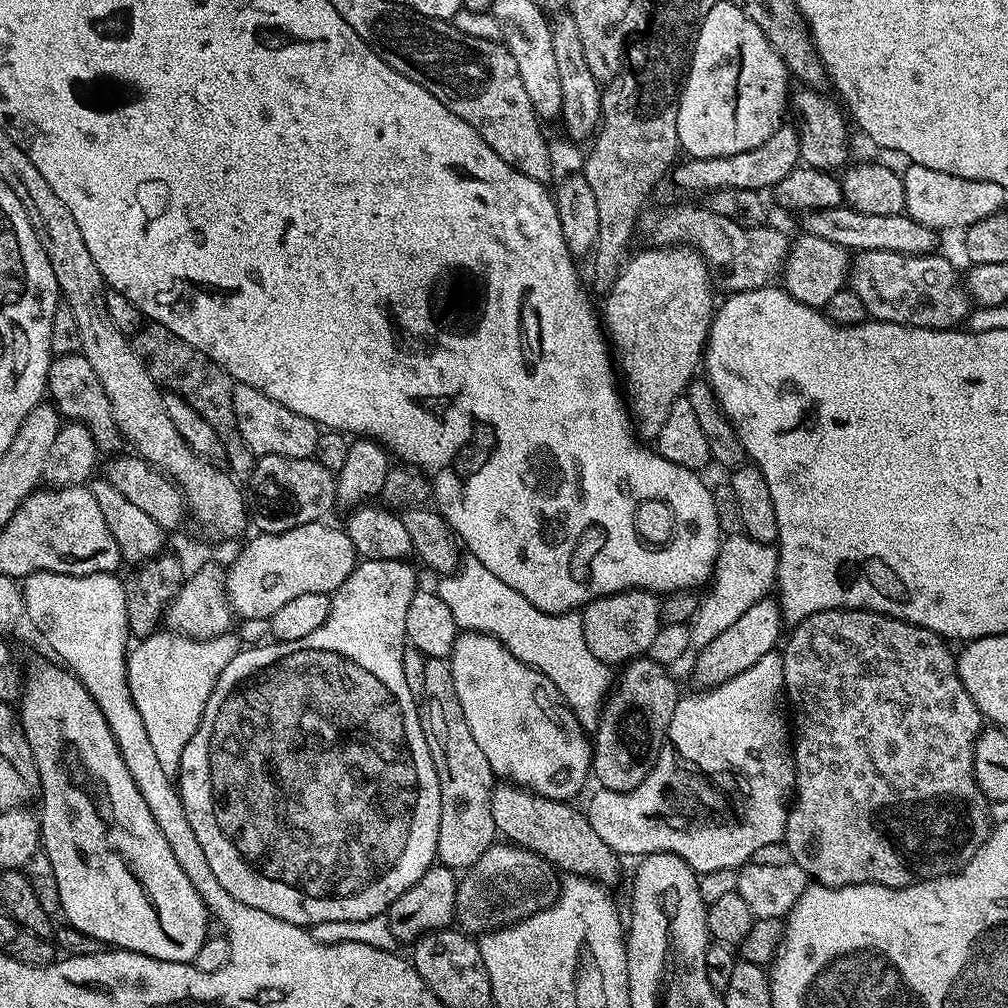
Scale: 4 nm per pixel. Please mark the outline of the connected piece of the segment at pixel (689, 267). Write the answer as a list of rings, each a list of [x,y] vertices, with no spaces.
[[[648,246],[645,252],[638,253],[633,260],[631,257],[625,263],[614,286],[603,297],[602,324],[614,353],[615,367],[622,377],[622,388],[626,393],[635,431],[645,441],[655,441],[670,414],[670,406],[674,406],[674,402],[685,395],[688,385],[701,367],[708,332],[712,329],[712,292],[712,273],[696,249],[687,246]]]

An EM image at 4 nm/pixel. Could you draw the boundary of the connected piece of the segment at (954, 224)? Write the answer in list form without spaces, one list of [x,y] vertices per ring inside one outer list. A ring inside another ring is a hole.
[[[909,163],[908,169],[903,169],[904,189],[906,190],[906,202],[904,212],[914,222],[933,230],[940,228],[957,228],[963,230],[978,222],[982,218],[990,218],[995,212],[1005,207],[1004,196],[1006,190],[998,186],[998,182],[986,182],[985,180],[971,180],[970,178],[958,178],[954,174],[942,174],[942,170],[930,170],[930,166]]]

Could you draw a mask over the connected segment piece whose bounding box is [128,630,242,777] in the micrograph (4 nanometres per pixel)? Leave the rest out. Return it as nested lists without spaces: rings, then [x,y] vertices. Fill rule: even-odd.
[[[157,630],[152,636],[143,637],[137,643],[140,645],[128,653],[130,694],[138,706],[138,714],[142,714],[154,755],[168,776],[179,773],[182,750],[194,738],[222,670],[242,651],[242,643],[234,633],[229,630],[209,640],[195,640],[171,630]]]

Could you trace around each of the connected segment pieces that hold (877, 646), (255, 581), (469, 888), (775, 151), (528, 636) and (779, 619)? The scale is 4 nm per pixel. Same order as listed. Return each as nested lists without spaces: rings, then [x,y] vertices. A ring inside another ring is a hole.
[[[858,608],[826,610],[807,616],[789,632],[792,633],[789,636],[787,633],[782,644],[782,655],[786,700],[792,703],[790,724],[794,729],[794,743],[791,750],[792,761],[796,763],[796,786],[782,842],[790,850],[792,863],[802,866],[804,873],[815,883],[831,888],[851,884],[905,888],[917,878],[946,876],[949,872],[960,871],[986,842],[990,831],[990,802],[980,793],[974,778],[974,746],[982,731],[982,717],[974,698],[970,698],[970,694],[966,694],[966,686],[962,686],[962,678],[956,669],[956,656],[948,649],[951,647],[944,637],[905,620],[895,620],[880,612],[862,612]]]
[[[317,522],[298,526],[294,530],[285,532],[261,532],[253,535],[253,540],[241,550],[232,565],[227,565],[224,577],[224,589],[228,595],[228,605],[233,613],[244,620],[267,621],[286,602],[298,598],[302,594],[329,594],[338,590],[346,578],[355,570],[358,557],[354,546],[350,542],[347,531],[343,527],[331,528],[328,522]]]
[[[496,842],[459,877],[455,923],[469,934],[506,928],[548,908],[556,901],[557,891],[558,876],[547,860],[517,844]]]
[[[784,122],[762,146],[754,146],[754,150],[746,150],[742,154],[723,156],[722,158],[706,158],[705,160],[685,159],[677,163],[670,173],[673,180],[684,192],[705,192],[711,194],[721,188],[737,188],[763,193],[764,188],[775,189],[786,174],[790,174],[801,163],[800,158],[800,133],[791,123]],[[792,127],[792,128],[791,128]]]
[[[471,554],[461,559],[456,571],[441,575],[439,580],[436,592],[445,610],[452,615],[457,629],[486,632],[495,640],[501,640],[514,658],[531,664],[546,674],[554,686],[558,686],[578,719],[582,722],[599,720],[600,709],[614,683],[614,672],[609,665],[590,654],[590,646],[586,646],[586,638],[582,634],[582,615],[579,611],[538,610],[538,606],[526,602],[518,590],[510,590],[502,578],[490,574],[490,570],[486,570],[486,566],[482,566],[482,562]]]
[[[765,598],[754,602],[738,622],[734,622],[727,630],[722,630],[714,642],[710,642],[695,653],[694,663],[690,675],[697,680],[701,689],[713,688],[716,684],[742,674],[742,670],[750,670],[758,658],[770,654],[781,643],[782,632],[785,627],[783,616],[780,615],[780,606],[775,599]]]

